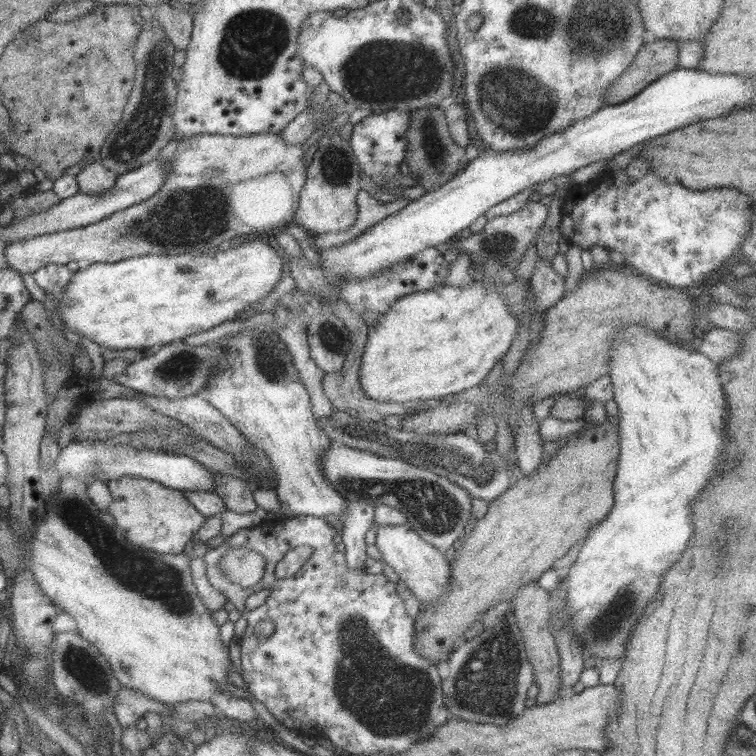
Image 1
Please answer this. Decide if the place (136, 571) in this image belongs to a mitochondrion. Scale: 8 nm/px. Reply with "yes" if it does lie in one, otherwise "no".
yes

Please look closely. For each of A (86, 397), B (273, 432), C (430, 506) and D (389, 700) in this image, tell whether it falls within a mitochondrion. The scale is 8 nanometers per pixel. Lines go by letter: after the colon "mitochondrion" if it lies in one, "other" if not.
A: other
B: other
C: mitochondrion
D: mitochondrion

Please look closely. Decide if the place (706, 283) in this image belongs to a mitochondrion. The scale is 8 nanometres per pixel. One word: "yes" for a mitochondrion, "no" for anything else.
no

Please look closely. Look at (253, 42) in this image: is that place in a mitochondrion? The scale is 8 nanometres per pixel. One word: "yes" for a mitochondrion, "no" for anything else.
yes

